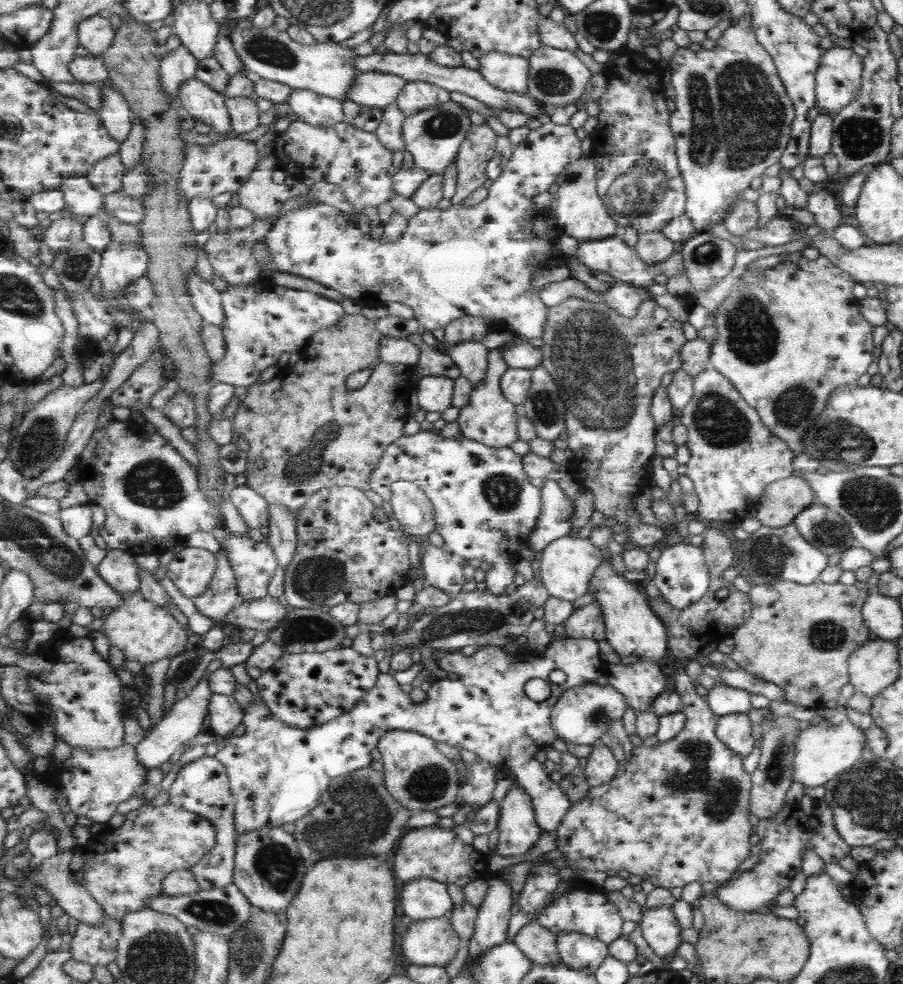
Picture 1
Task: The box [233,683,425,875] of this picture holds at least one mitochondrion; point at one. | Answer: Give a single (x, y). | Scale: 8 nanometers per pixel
(360, 815)

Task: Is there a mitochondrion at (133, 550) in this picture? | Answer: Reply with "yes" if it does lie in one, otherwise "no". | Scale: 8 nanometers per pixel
no

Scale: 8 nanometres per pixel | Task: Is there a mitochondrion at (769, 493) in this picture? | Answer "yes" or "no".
no

